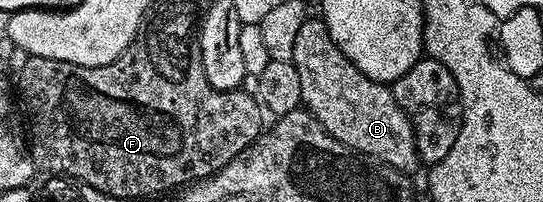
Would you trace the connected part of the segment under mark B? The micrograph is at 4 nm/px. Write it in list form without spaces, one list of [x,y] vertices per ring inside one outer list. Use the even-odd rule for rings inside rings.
[[[306,17],[305,23],[300,26],[299,32],[295,36],[292,63],[299,72],[301,101],[304,109],[315,115],[319,124],[332,138],[381,166],[390,166],[392,169],[407,174],[420,168],[421,161],[411,128],[411,120],[407,120],[403,108],[399,108],[392,89],[386,83],[376,82],[363,76],[363,72],[359,72],[359,68],[355,68],[355,64],[351,64],[351,60],[347,60],[347,56],[343,56],[343,52],[335,44],[335,40],[331,40],[329,30],[320,17]]]

